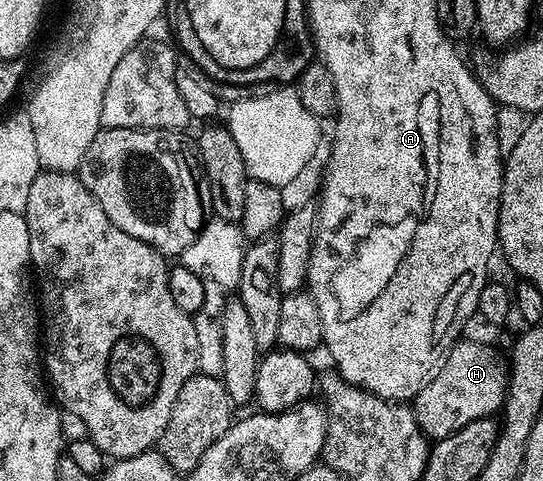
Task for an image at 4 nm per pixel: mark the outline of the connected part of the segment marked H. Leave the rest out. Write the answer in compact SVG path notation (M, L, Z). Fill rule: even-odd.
M466 339L456 341L455 346L447 352L447 358L443 360L434 377L414 399L413 408L419 429L429 439L438 439L461 431L465 423L473 423L482 417L498 414L503 408L503 400L507 398L508 384L509 369L504 358L502 361L489 346L482 345L479 341L466 341Z

